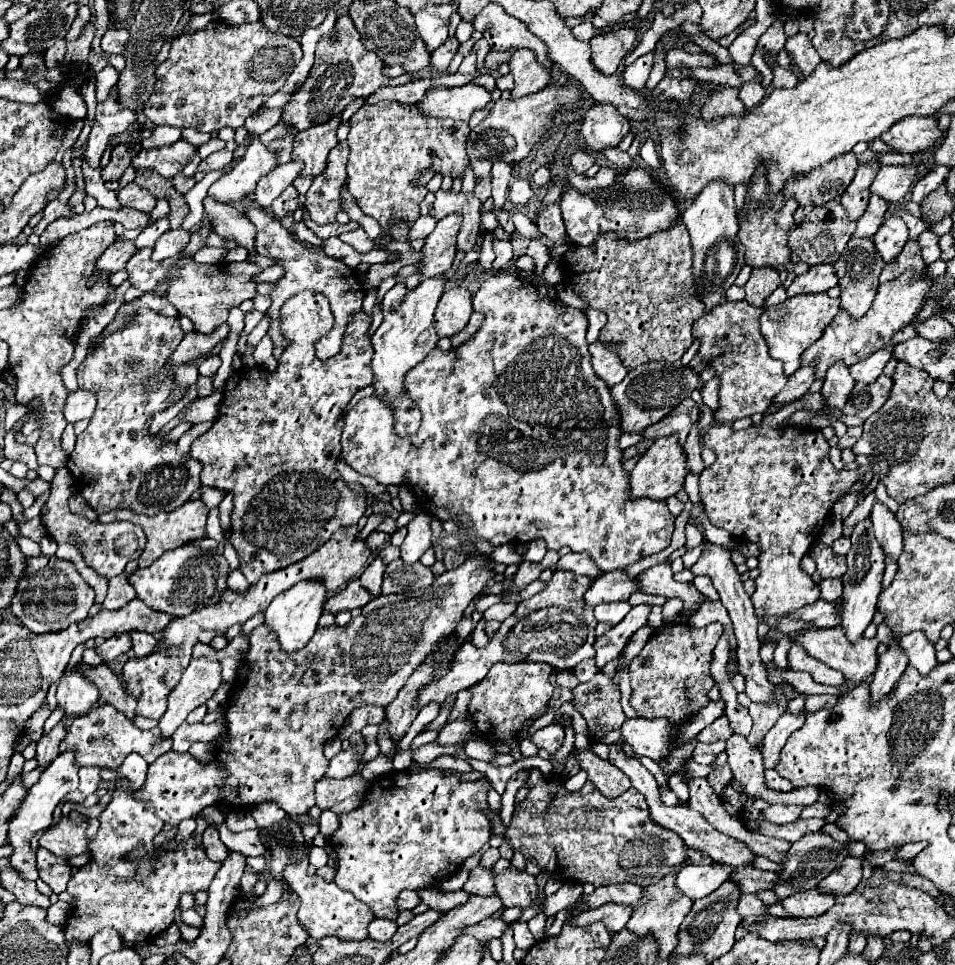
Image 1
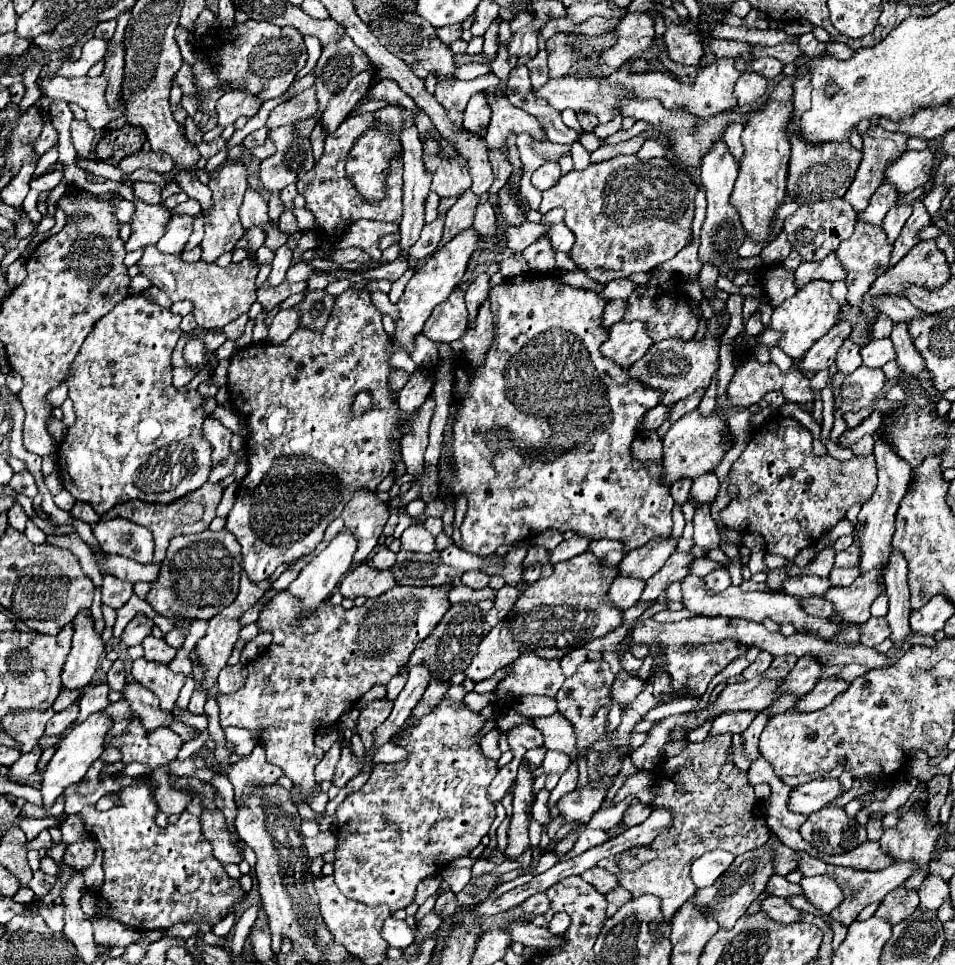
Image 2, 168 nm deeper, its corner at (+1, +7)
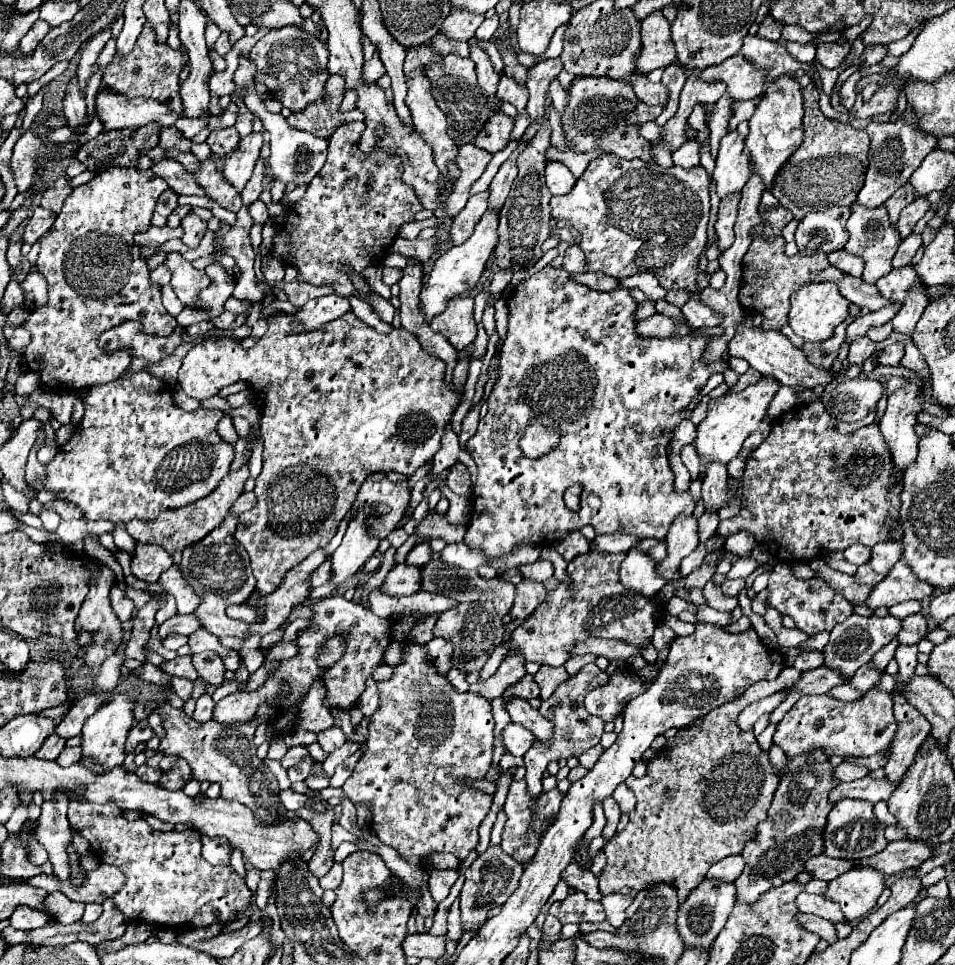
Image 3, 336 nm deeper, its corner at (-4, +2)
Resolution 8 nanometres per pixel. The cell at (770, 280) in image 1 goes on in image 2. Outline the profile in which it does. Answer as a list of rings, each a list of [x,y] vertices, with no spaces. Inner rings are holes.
[[[757,310],[751,315],[747,323],[745,324],[745,332],[749,336],[757,336],[762,333],[766,328],[761,323],[761,313]]]

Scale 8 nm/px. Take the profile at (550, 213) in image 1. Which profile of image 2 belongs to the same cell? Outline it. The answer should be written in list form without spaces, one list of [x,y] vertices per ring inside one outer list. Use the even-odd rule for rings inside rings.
[[[547,162],[543,164],[541,168],[537,168],[531,176],[531,184],[537,188],[537,190],[549,190],[557,180],[561,178],[561,172],[559,172],[559,164],[557,162]]]

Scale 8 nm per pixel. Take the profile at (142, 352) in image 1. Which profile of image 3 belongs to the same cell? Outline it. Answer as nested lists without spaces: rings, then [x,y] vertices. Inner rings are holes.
[[[126,321],[100,335],[102,349],[132,351],[132,373],[88,389],[86,413],[76,433],[46,465],[44,489],[52,491],[58,501],[78,505],[88,521],[158,519],[166,509],[186,507],[210,495],[234,461],[234,445],[220,439],[216,431],[224,413],[218,409],[188,413],[176,407],[170,387],[142,369],[172,355],[182,343],[184,327],[176,327],[170,337],[144,335],[138,327],[138,321]]]

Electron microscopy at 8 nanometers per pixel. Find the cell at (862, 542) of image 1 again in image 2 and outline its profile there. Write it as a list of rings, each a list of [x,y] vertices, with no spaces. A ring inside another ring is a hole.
[[[875,438],[875,452],[873,452],[873,456],[875,456],[877,468],[879,468],[879,484],[877,484],[875,492],[861,504],[861,512],[859,512],[857,524],[855,524],[857,546],[861,550],[861,564],[859,564],[861,574],[865,574],[865,572],[869,572],[873,568],[885,566],[885,562],[889,560],[891,536],[893,536],[893,530],[895,530],[895,526],[893,526],[895,514],[897,514],[899,502],[905,496],[909,480],[911,480],[911,468],[881,438]]]

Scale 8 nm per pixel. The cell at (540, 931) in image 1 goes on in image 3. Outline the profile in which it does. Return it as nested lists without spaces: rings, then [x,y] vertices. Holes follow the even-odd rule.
[[[548,915],[544,925],[542,925],[542,939],[546,945],[552,945],[560,939],[560,929],[562,929],[562,923],[554,917],[554,915]]]

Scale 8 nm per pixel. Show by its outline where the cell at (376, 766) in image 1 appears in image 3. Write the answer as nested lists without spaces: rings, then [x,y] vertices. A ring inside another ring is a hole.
[[[452,667],[450,671],[448,671],[448,681],[458,689],[458,691],[468,691],[468,681],[466,681],[466,673],[462,671],[462,669],[456,669],[456,667]]]

